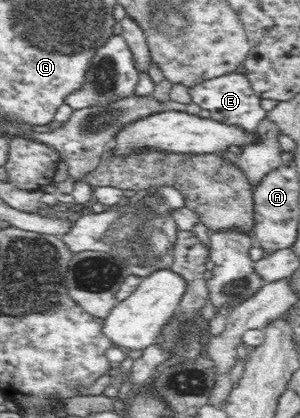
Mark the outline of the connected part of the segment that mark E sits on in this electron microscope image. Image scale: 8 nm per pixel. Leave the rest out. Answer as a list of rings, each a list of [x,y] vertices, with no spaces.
[[[231,72],[188,88],[195,105],[207,109],[210,118],[225,125],[236,125],[245,131],[255,131],[258,123],[266,118],[266,111],[261,107],[260,97],[253,91],[251,82],[245,74]]]

